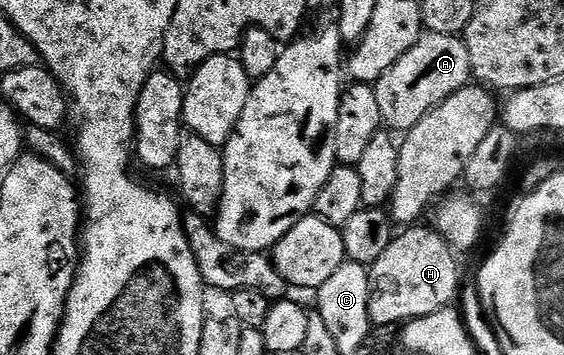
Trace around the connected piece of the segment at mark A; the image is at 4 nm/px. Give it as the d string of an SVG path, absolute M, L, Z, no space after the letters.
M427 31L416 41L413 49L409 49L409 53L405 53L405 57L401 57L401 61L397 61L397 65L393 65L393 69L385 72L373 86L384 124L392 132L406 133L421 121L421 117L468 86L472 79L469 49L465 49L462 38Z

